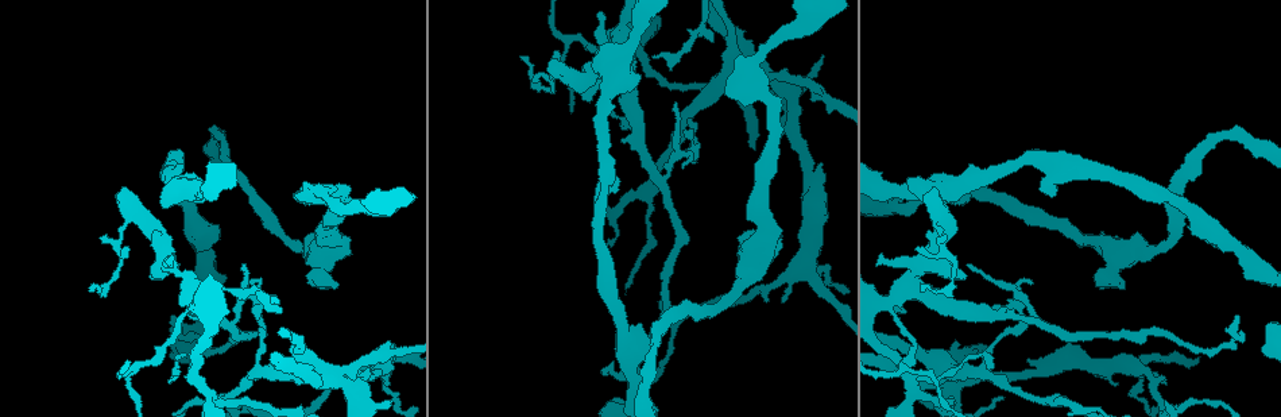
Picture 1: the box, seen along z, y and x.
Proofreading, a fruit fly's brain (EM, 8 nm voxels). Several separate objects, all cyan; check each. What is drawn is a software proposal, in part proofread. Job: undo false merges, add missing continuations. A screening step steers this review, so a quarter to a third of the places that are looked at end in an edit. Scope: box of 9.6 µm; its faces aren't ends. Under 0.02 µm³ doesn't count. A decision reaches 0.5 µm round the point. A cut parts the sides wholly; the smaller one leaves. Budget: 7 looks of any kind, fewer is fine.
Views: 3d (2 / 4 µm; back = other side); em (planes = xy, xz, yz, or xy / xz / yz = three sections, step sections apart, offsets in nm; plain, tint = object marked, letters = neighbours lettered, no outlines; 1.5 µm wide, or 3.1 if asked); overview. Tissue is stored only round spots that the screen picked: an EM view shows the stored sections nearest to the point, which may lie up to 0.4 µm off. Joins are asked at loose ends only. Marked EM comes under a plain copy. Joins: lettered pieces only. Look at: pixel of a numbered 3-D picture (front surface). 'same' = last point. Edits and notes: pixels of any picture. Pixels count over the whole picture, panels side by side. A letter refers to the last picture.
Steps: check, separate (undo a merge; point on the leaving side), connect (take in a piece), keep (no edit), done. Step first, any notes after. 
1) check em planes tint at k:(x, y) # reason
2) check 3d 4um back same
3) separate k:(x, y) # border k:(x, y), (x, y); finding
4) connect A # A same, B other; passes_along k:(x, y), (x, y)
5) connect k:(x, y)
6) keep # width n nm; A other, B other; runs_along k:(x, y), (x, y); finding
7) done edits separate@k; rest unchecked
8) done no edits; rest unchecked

check em yz step 4 tint at 1:(123, 249) # free end

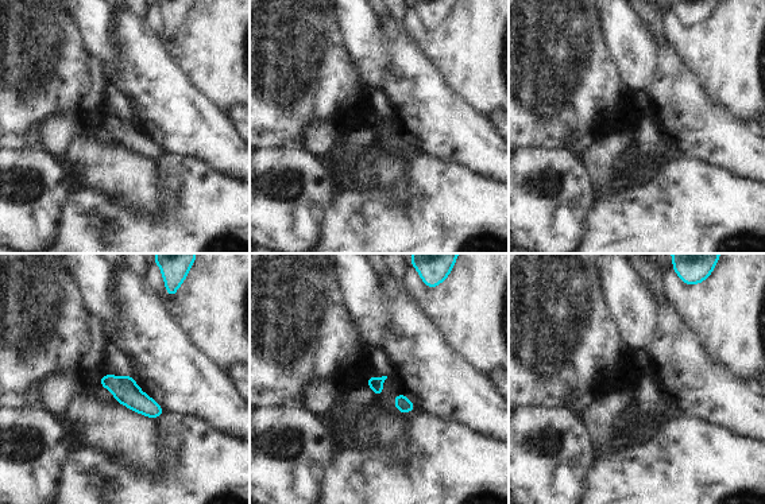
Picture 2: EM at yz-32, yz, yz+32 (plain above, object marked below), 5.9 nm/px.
check em planes letters same # cut it another way

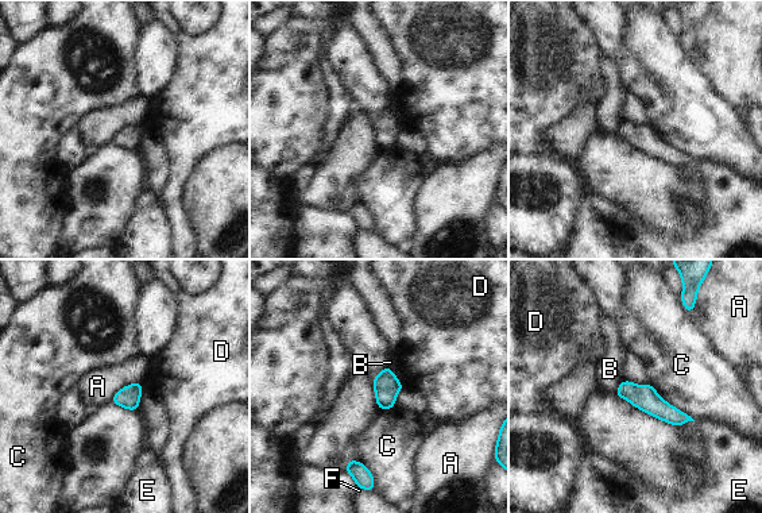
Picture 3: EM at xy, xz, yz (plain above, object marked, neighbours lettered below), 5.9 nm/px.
keep # A other, B other, C other, D other, E other, F other; border 3:(138, 381), (124, 385), (111, 401); no lettered piece goes on from it

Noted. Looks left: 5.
check 3d 2um at 1:(605, 180) # branch point

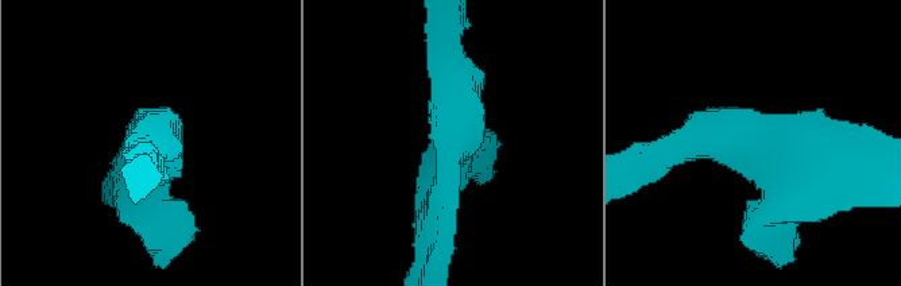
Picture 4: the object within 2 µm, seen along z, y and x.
check em planes tint at 4:(456, 147)

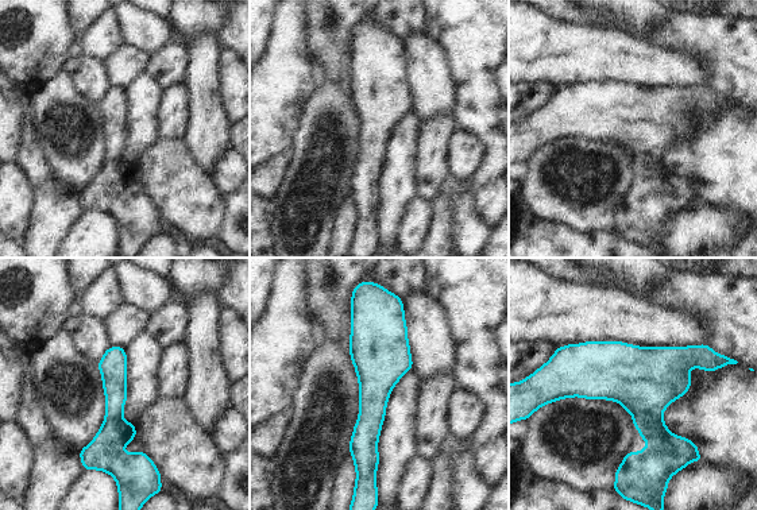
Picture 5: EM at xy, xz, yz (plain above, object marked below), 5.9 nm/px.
check em planes letters same

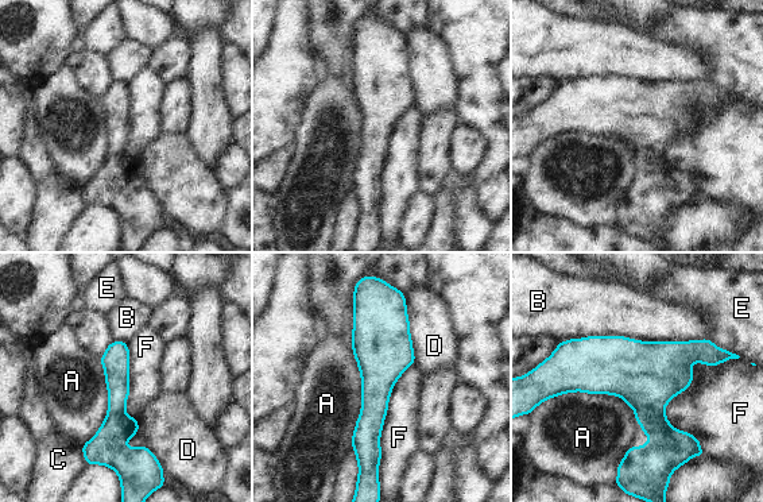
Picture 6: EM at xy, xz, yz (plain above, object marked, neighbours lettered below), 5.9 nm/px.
keep # width 150 nm; A other, B other, C other, D other, E other, F other; runs_along 6:(380, 302), (370, 460); all the same neuron

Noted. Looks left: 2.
done no edits; rest unchecked

